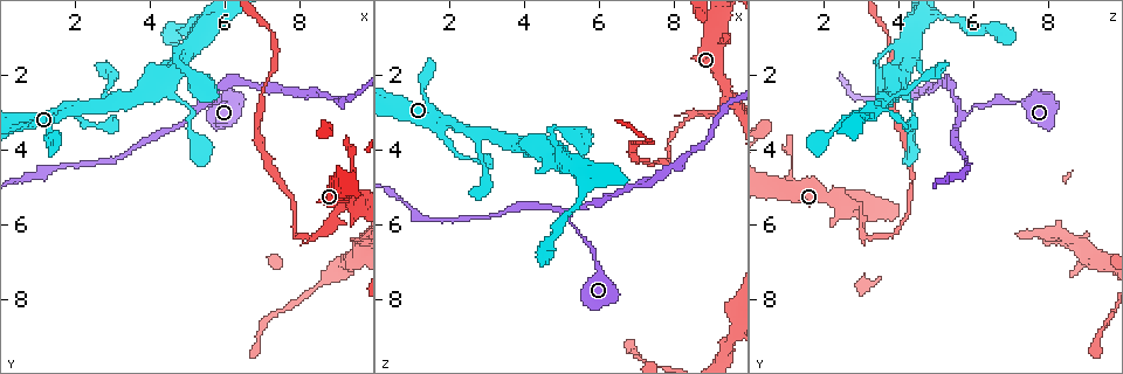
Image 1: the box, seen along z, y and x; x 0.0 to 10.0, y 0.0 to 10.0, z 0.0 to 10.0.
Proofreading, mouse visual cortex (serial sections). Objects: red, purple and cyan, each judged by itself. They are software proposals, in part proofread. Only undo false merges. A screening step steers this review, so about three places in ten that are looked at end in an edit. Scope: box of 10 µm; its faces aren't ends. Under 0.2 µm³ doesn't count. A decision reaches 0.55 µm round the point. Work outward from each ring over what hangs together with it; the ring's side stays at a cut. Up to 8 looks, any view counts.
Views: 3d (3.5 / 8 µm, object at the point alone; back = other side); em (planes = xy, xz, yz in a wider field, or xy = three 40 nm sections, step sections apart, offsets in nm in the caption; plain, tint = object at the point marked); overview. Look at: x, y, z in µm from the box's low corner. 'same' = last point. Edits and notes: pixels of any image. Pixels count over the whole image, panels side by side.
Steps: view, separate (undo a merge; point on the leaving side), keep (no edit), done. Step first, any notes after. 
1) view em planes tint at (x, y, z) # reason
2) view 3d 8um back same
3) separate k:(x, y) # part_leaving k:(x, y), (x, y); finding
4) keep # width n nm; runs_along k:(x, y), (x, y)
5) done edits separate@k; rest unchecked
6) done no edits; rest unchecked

view em xy step 5 tint at (8.55, 6.30, 3.05) # abrupt turn

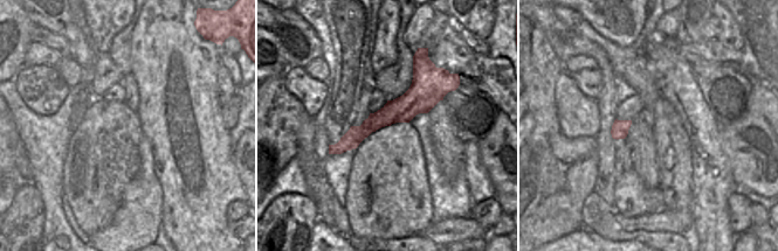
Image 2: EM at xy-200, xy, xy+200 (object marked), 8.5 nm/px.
view 3d 3.5um same

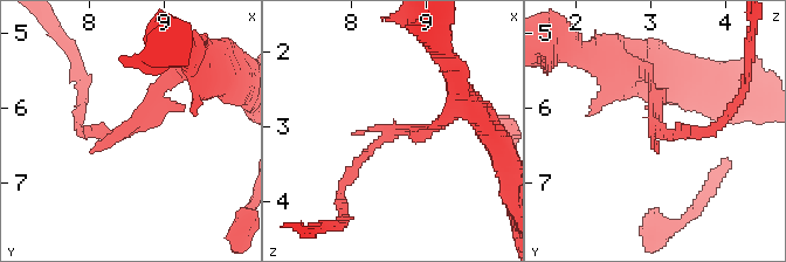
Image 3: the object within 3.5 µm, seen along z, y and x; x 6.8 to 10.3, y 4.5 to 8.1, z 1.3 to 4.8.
separate 3:(687, 128) # width 220 nm; part_leaving 3:(659, 131), (712, 131), (739, 96); two cells meet here

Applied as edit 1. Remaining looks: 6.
view overview

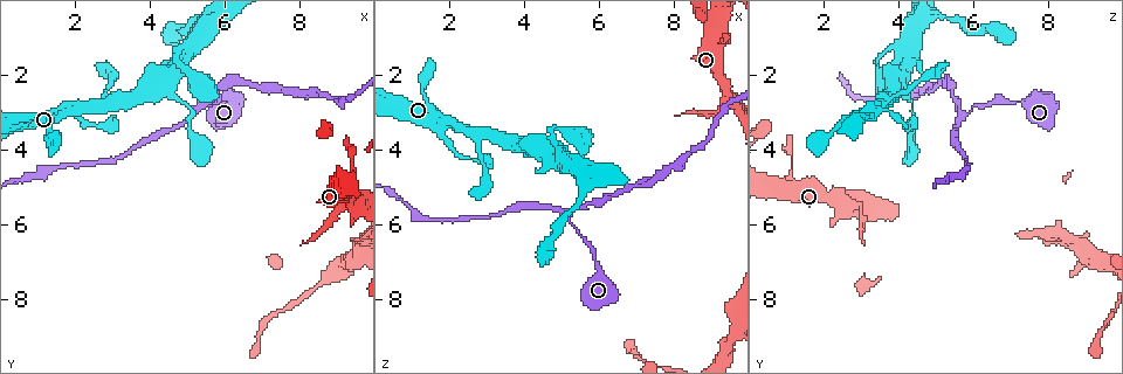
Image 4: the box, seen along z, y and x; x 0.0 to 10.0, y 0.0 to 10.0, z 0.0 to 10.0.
view 3d 8um at (5.25, 3.00, 5.75) # arms part here

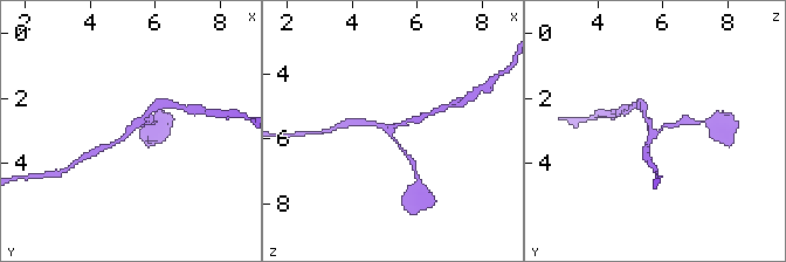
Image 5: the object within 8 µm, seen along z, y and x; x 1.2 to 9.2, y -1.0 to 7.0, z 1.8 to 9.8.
view em xy step 2 tint same # arms 3; arm_widths 150, 150, 150 nm

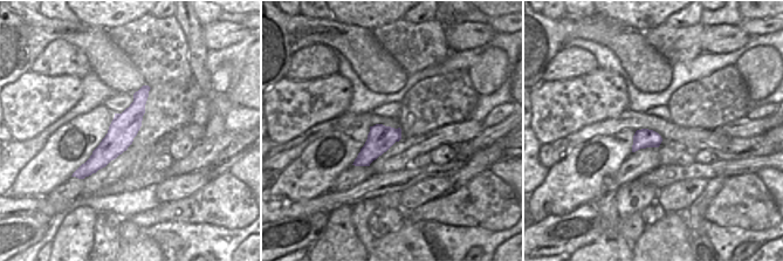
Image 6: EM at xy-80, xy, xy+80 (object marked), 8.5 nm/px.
keep # runs_along 5:(681, 123), (653, 132), (643, 110); one cell here

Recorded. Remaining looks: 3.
view 3d 3.5um at (4.80, 1.50, 3.50) # narrows sharply

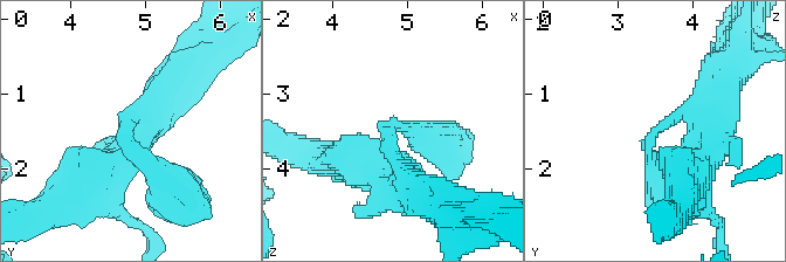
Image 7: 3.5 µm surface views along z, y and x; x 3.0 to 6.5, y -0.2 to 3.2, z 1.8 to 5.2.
keep # runs_along 7:(711, 128), (661, 188); one cell here

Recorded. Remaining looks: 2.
done edits separate@3; rest unchecked

